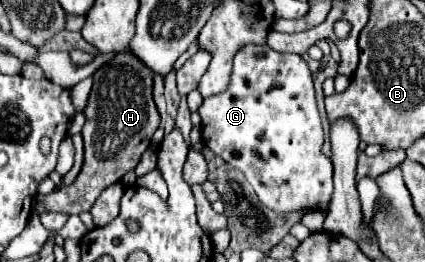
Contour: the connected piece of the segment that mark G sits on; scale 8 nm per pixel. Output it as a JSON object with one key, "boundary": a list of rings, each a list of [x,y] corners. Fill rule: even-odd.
{"boundary":[[[245,44],[245,48],[239,48],[235,54],[229,88],[223,94],[205,98],[199,106],[199,116],[203,144],[207,144],[209,150],[221,156],[229,166],[241,170],[261,204],[269,210],[281,214],[307,212],[316,208],[316,204],[331,202],[333,168],[329,156],[321,152],[325,136],[315,100],[313,76],[307,62],[299,54],[275,52],[265,44]]]}

